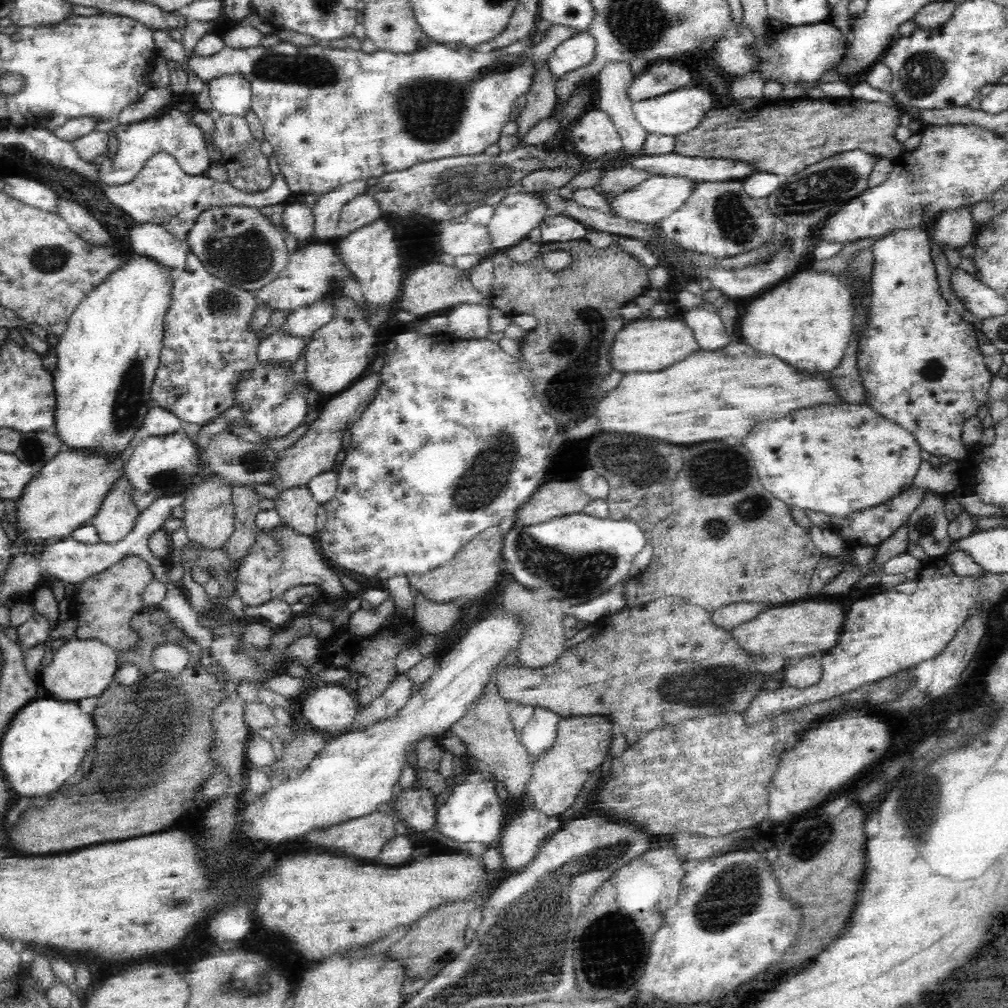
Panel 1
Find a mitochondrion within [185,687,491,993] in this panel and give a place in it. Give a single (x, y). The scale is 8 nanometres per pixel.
(434, 966)

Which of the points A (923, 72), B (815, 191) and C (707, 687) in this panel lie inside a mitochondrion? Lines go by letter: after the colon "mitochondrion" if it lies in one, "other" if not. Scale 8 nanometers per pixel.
A: mitochondrion
B: mitochondrion
C: mitochondrion

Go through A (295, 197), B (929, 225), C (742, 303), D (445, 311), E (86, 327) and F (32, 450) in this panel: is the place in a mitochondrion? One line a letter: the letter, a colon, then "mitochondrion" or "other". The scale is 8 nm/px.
A: other
B: other
C: other
D: other
E: other
F: mitochondrion

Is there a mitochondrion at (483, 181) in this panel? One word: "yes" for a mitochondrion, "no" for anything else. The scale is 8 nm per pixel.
yes

